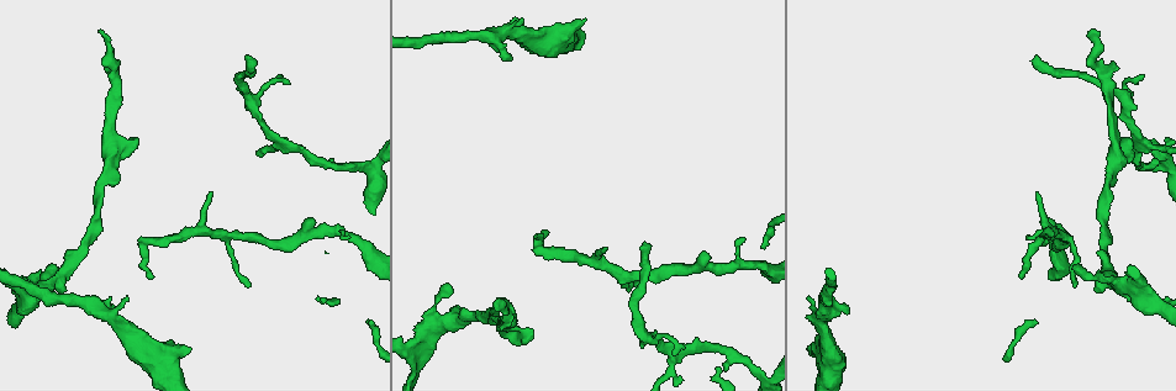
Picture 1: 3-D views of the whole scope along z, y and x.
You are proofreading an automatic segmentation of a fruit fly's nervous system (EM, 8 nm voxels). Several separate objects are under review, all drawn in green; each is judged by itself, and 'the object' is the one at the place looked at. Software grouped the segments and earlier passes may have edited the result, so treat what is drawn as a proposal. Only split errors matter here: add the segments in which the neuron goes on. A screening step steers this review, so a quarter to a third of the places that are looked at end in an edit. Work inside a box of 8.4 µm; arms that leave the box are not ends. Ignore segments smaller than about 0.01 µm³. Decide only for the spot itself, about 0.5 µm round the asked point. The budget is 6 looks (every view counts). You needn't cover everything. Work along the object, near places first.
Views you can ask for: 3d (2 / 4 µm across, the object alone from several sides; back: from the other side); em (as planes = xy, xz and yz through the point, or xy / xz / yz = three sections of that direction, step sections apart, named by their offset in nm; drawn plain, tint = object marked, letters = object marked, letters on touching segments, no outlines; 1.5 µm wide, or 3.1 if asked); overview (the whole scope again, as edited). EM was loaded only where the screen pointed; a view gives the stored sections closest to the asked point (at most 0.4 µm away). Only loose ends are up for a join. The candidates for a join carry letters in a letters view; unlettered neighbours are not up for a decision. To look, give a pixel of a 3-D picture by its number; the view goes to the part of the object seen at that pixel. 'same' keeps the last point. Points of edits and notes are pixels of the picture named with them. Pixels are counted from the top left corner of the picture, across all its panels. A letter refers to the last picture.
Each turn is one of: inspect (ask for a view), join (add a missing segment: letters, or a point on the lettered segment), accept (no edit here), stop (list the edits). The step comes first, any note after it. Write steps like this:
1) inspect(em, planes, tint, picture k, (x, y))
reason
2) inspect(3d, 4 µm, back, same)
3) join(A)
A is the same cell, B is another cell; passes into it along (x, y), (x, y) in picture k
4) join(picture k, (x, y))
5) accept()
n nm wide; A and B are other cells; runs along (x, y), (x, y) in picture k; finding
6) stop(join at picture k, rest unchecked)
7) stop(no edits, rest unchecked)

inspect(em, xy, step 4, letters, picture 1, (1122, 138))
tapers out

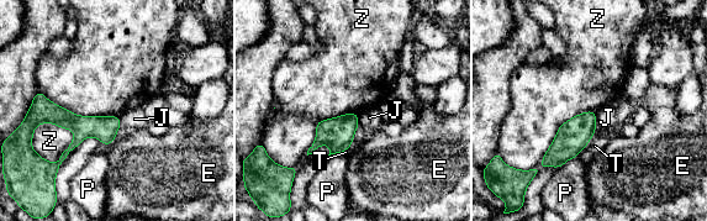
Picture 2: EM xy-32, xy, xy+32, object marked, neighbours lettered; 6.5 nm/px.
inspect(em, planes, letters, same)

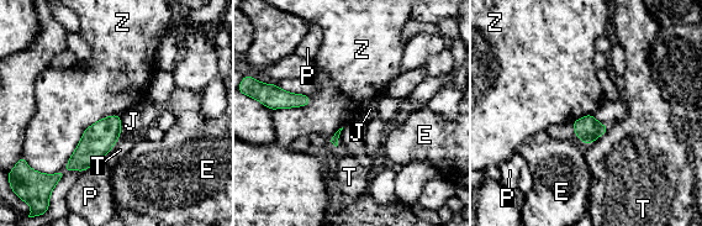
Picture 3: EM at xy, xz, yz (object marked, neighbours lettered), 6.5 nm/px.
accept()
E, J, P, T and Z are other cells; border along (120, 115), (93, 122), (52, 174) in picture 3; none of them fits

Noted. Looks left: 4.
inspect(3d, 4 µm, picture 1, (1033, 58))
branch stops here

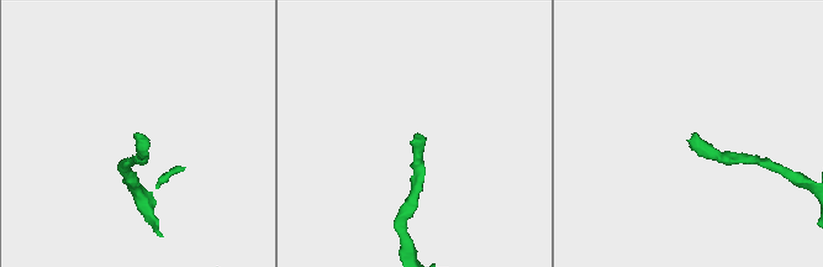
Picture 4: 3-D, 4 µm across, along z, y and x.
inspect(em, xy, step 8, tint, picture 4, (416, 138))
need the tissue

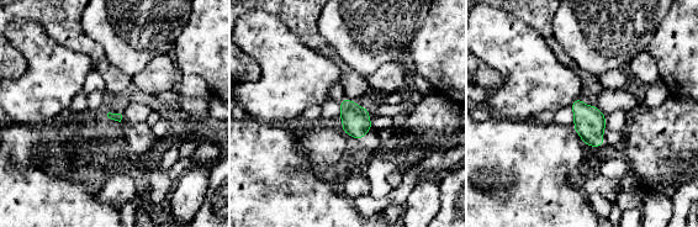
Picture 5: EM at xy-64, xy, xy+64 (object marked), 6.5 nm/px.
inspect(em, planes, letters, same)
cut it another way

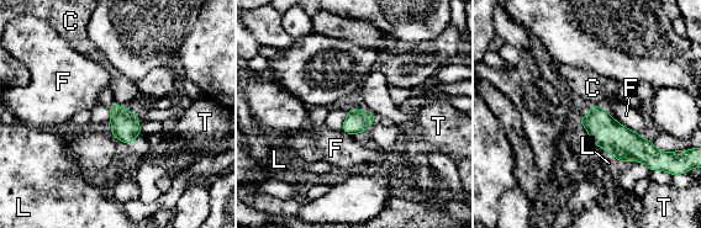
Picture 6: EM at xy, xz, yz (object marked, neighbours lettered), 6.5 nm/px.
accept()
C, F, L and T are other cells; runs along (593, 107), (654, 163) in picture 6; no lettered segment goes on from it

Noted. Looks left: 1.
stop(no edits, rest unchecked)

